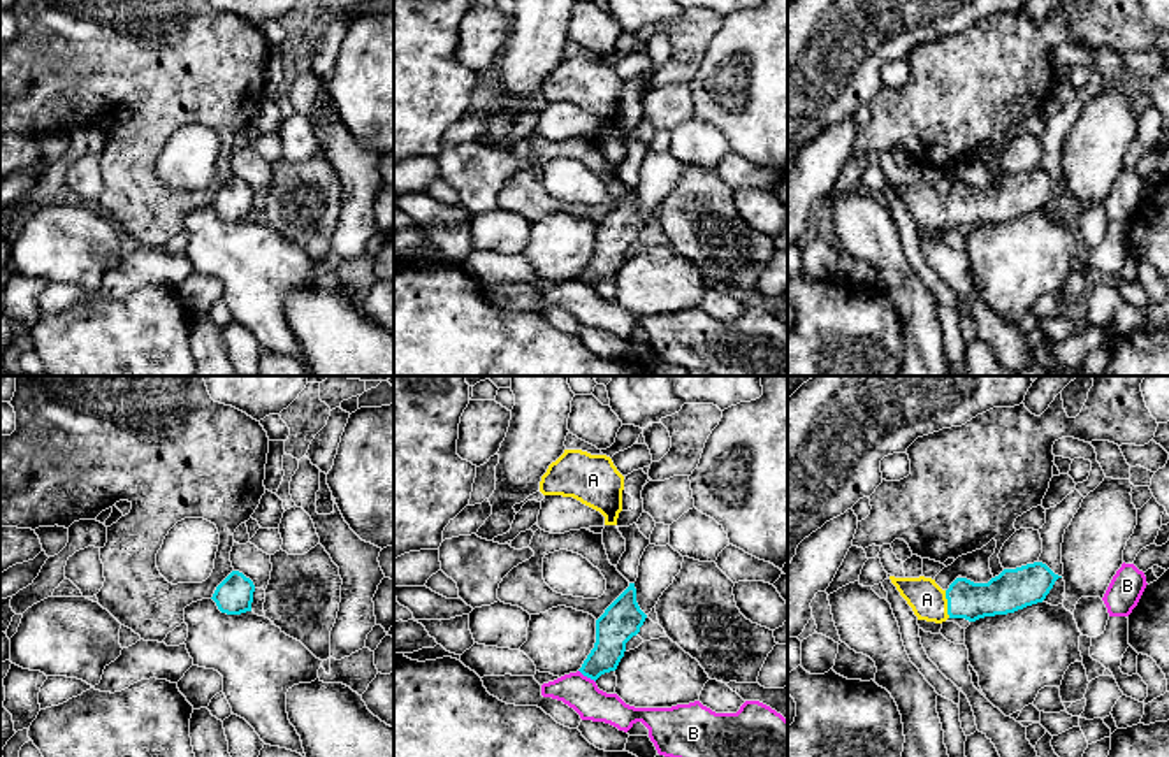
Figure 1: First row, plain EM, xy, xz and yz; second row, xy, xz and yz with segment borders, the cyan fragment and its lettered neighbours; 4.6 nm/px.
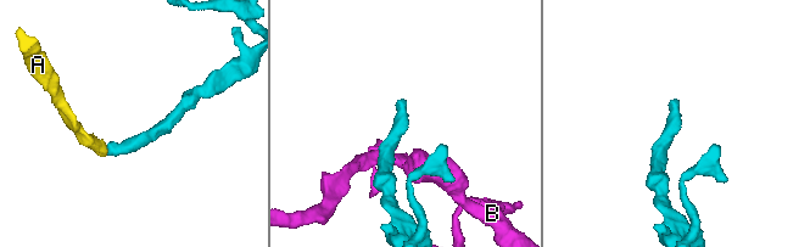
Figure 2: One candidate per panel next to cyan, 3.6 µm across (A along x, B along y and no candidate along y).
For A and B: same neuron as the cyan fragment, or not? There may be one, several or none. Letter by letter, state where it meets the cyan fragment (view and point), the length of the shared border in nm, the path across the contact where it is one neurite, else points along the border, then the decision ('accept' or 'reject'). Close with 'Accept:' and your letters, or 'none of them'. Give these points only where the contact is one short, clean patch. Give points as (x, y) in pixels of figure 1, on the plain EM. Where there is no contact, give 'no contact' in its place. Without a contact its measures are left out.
A: meets cyan in yz at (948, 211); contact 130 nm long; accept
B: meets cyan in xz at (588, 283); contact 100 nm long; border along xz (579, 276), (595, 288); reject
Accept: A

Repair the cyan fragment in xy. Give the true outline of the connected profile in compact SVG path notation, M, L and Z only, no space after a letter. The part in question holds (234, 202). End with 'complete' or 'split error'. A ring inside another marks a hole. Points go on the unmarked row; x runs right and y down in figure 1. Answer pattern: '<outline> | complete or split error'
M232 177L214 197L213 207L227 221L251 218L255 191L239 177Z | complete

